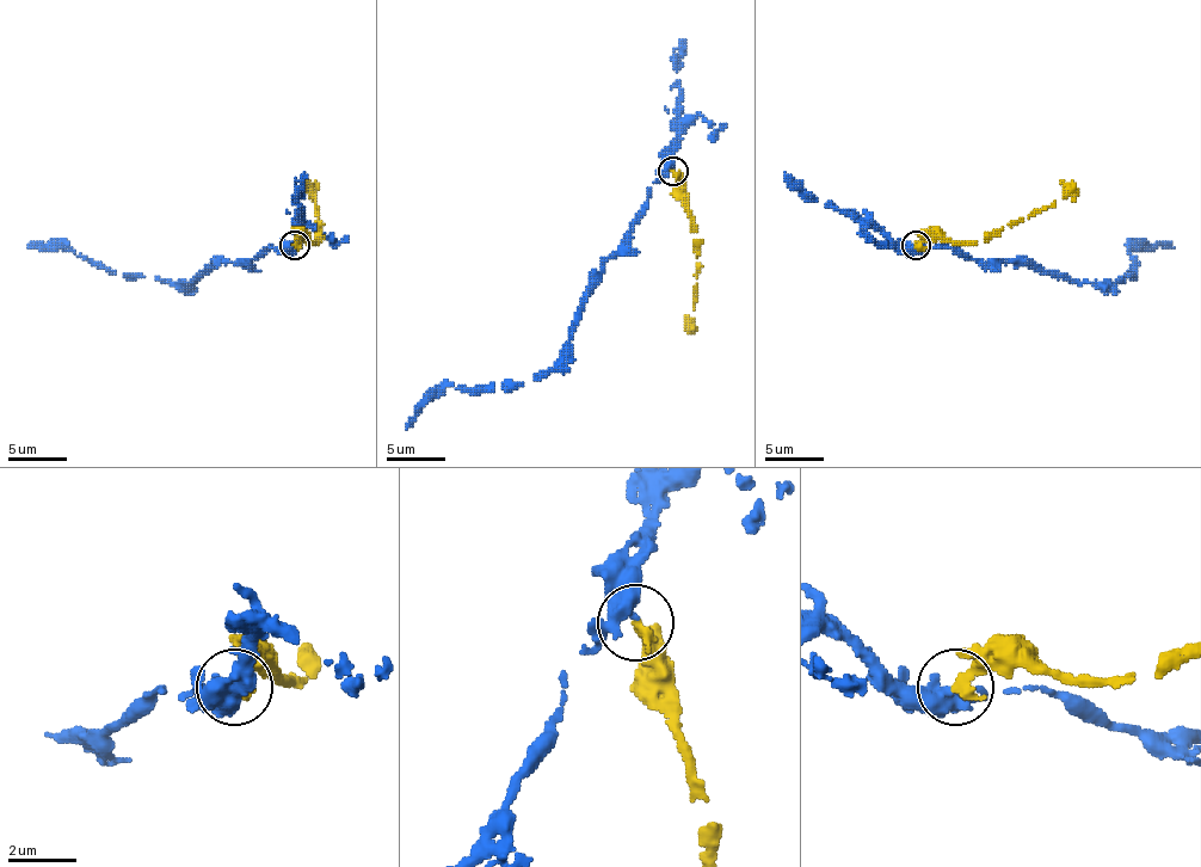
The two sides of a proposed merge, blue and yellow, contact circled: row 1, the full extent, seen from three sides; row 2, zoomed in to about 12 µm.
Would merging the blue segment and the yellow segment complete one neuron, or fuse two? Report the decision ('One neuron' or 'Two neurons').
One neuron

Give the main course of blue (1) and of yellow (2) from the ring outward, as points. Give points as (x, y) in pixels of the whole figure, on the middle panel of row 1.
1: (673, 171), (653, 182), (630, 238), (604, 263), (568, 354), (554, 368), (534, 380), (444, 386), (406, 429)
2: (673, 171), (679, 182), (679, 200), (697, 240), (694, 319), (685, 315)

